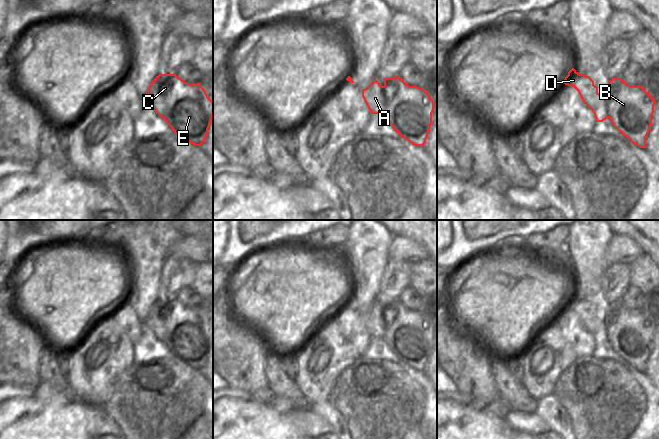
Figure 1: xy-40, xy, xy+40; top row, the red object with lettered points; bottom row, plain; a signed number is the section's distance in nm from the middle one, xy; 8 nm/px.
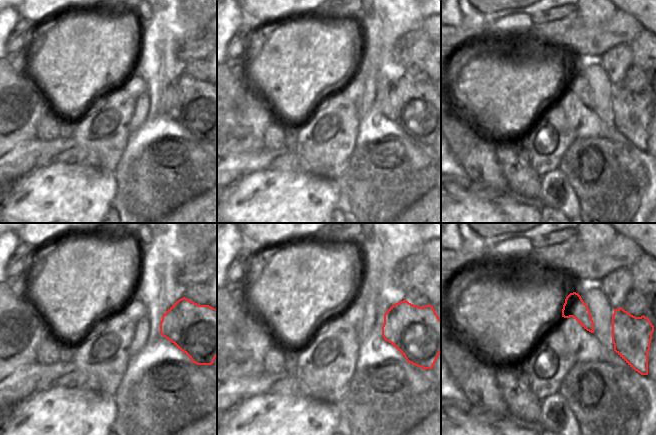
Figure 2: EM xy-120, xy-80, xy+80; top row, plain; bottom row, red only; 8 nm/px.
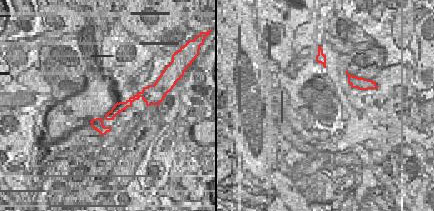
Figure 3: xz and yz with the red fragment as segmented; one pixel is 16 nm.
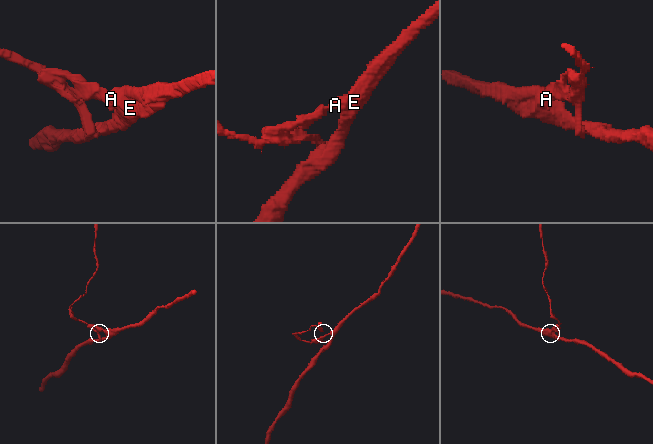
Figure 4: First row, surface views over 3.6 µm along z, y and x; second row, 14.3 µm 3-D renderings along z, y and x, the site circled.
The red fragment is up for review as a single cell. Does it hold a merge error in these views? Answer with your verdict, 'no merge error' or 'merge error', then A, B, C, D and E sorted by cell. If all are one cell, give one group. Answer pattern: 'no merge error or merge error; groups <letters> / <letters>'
merge error; groups A D / B C E

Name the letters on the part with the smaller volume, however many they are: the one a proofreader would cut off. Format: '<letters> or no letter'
A, D

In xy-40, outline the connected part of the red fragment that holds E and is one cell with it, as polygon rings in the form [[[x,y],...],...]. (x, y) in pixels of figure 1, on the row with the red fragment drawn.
[[[176,73],[159,74],[142,98],[181,138],[201,146],[213,116],[213,101],[201,83],[189,84]]]

